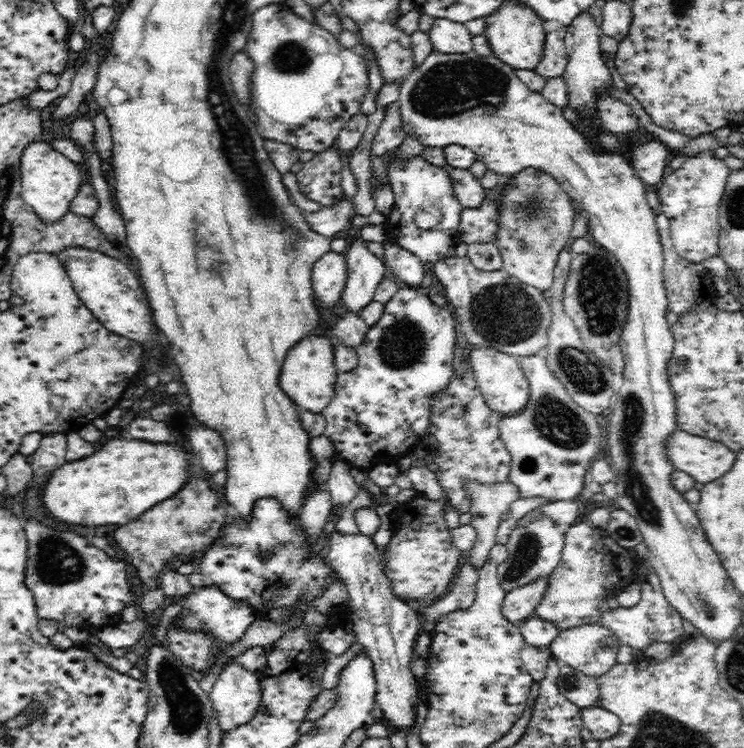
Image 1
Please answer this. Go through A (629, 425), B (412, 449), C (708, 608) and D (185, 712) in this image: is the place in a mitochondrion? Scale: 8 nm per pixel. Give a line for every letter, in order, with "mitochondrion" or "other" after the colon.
A: mitochondrion
B: other
C: mitochondrion
D: mitochondrion

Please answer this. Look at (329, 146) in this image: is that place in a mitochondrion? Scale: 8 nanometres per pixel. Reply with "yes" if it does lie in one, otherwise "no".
no

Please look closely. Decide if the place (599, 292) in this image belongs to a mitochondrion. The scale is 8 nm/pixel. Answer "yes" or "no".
yes

